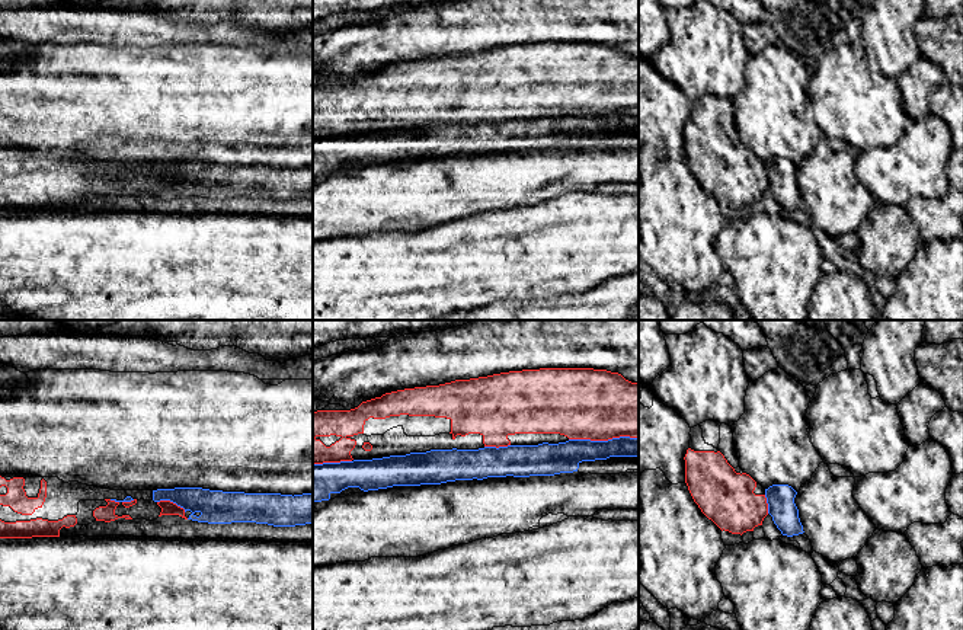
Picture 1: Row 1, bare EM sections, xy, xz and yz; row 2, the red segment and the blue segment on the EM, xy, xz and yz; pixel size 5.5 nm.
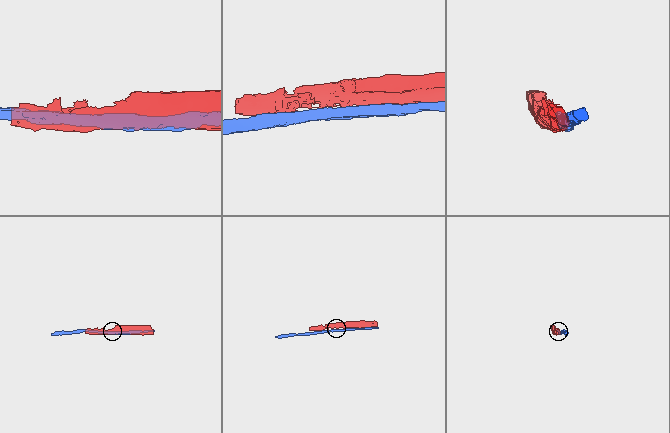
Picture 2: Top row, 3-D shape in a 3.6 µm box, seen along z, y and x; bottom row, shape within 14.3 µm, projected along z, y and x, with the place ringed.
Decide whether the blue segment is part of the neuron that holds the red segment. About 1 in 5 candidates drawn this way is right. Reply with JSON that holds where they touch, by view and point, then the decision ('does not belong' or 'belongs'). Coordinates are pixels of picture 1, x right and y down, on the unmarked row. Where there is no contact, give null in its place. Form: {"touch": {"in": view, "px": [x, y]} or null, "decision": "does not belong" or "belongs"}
{"touch": {"in": "xz", "px": [602, 114]}, "decision": "does not belong"}

